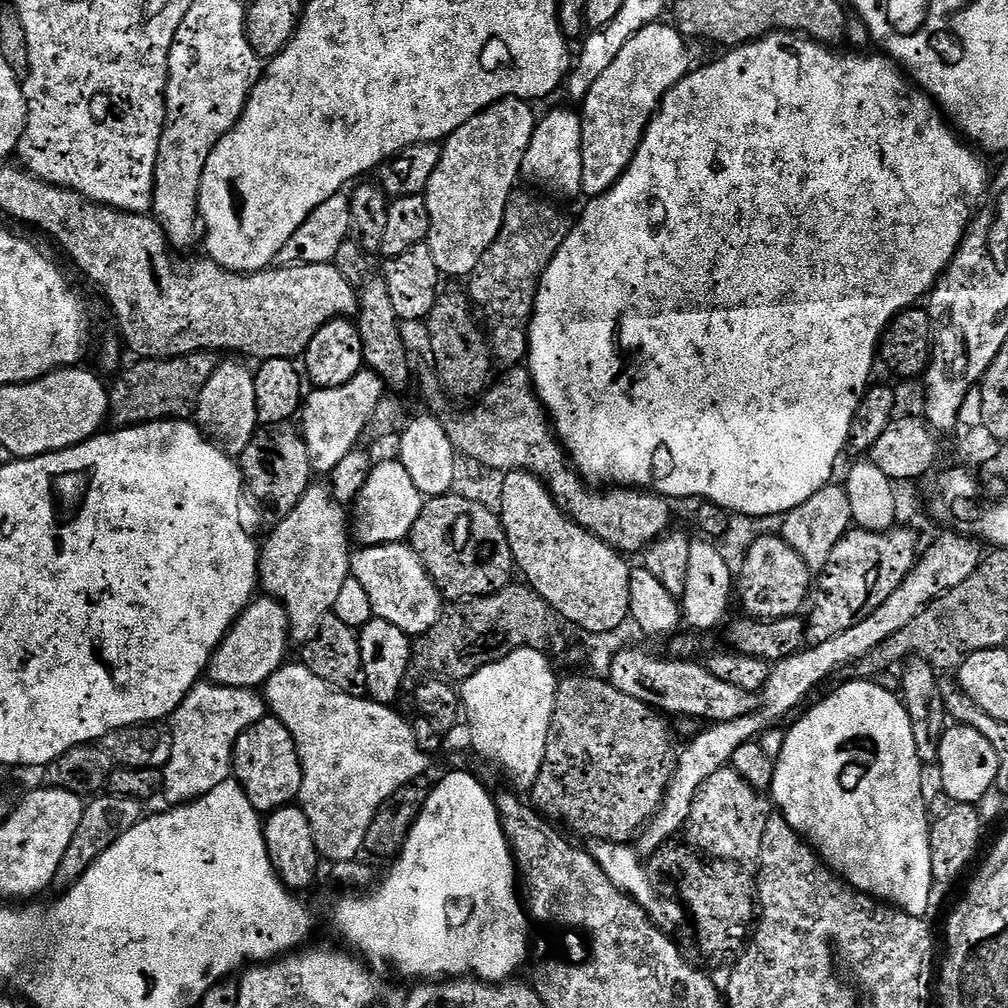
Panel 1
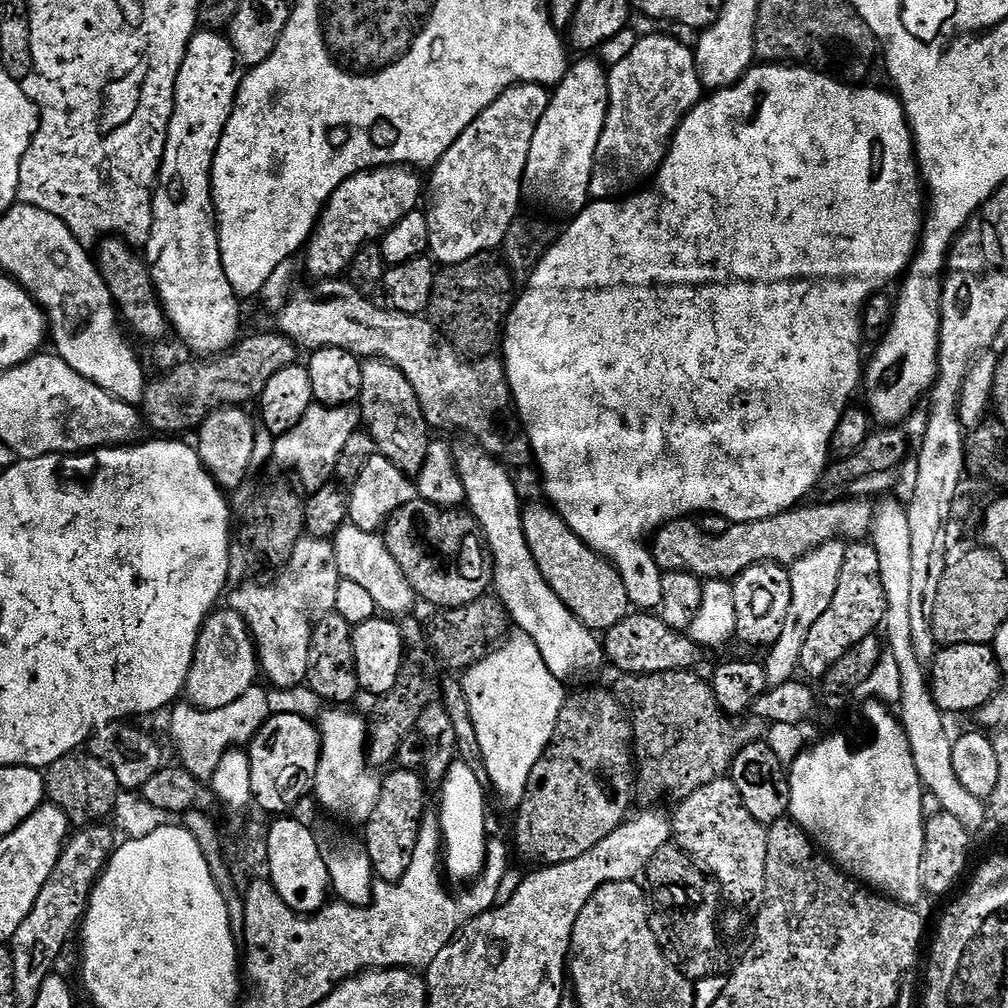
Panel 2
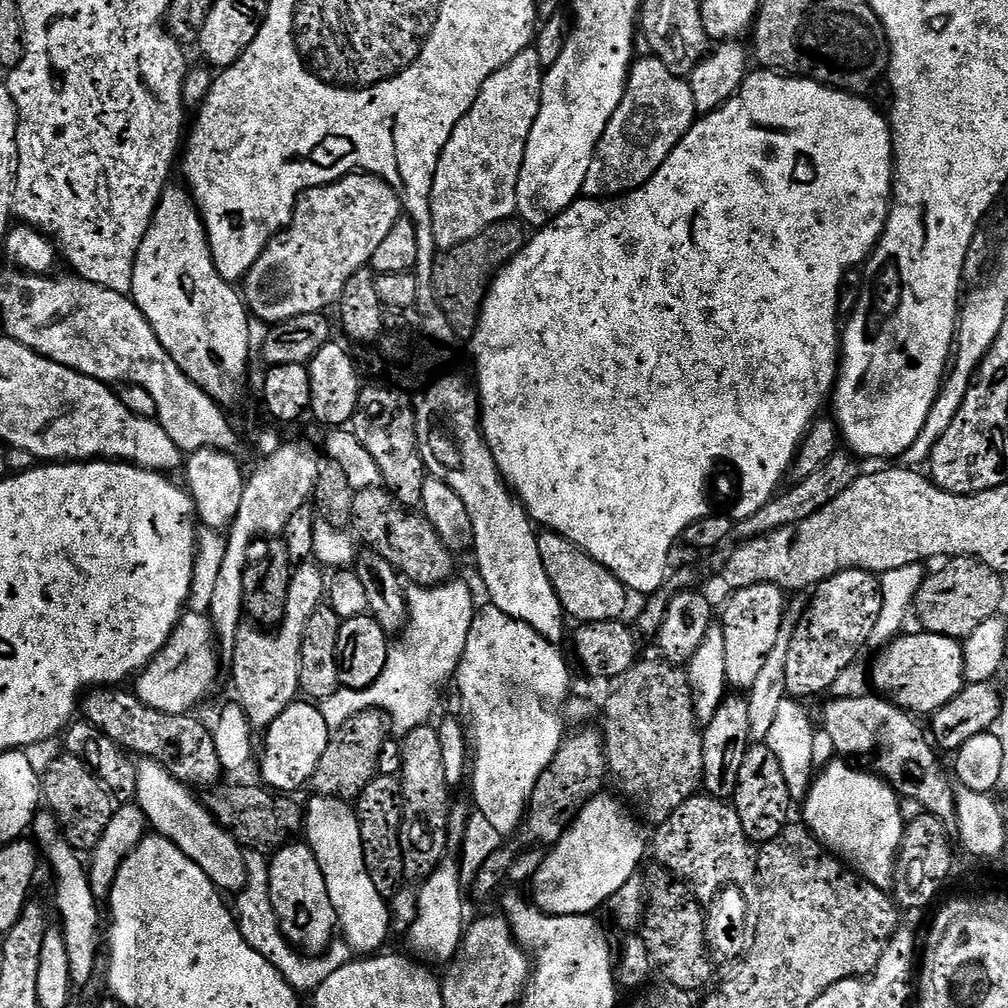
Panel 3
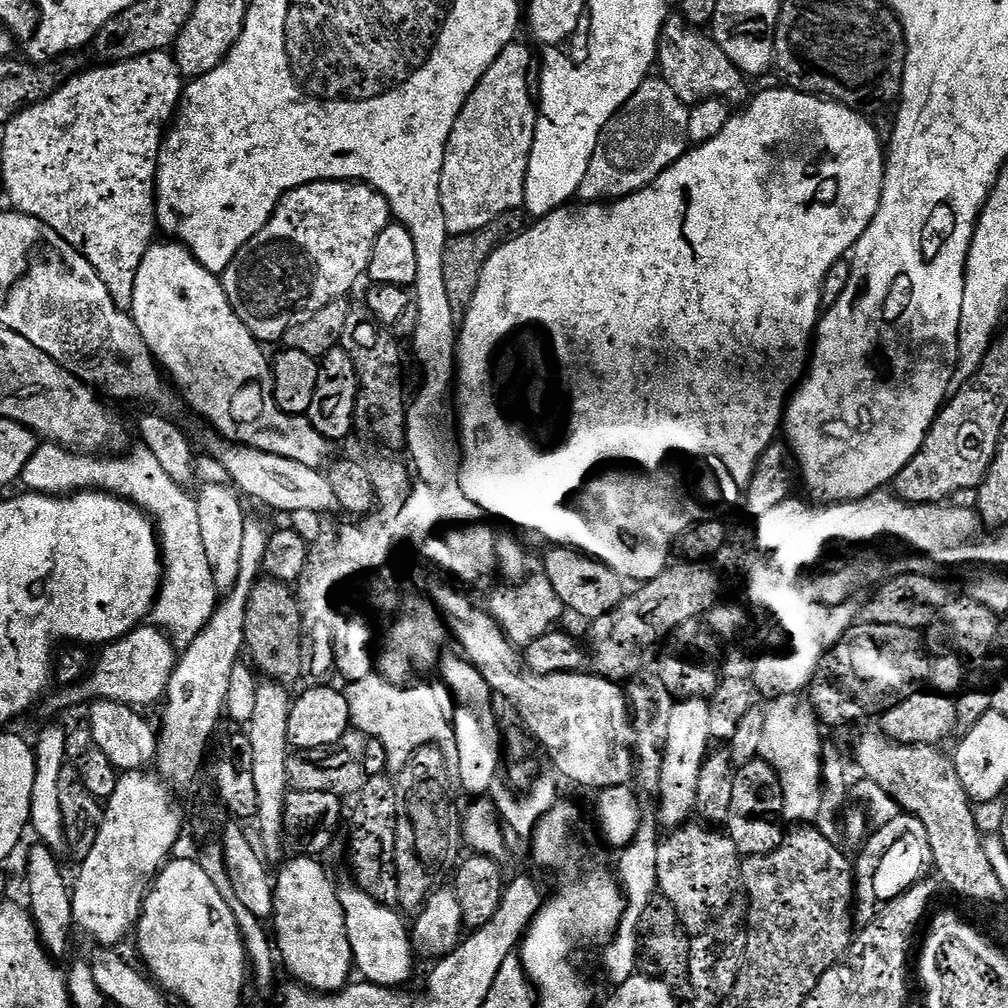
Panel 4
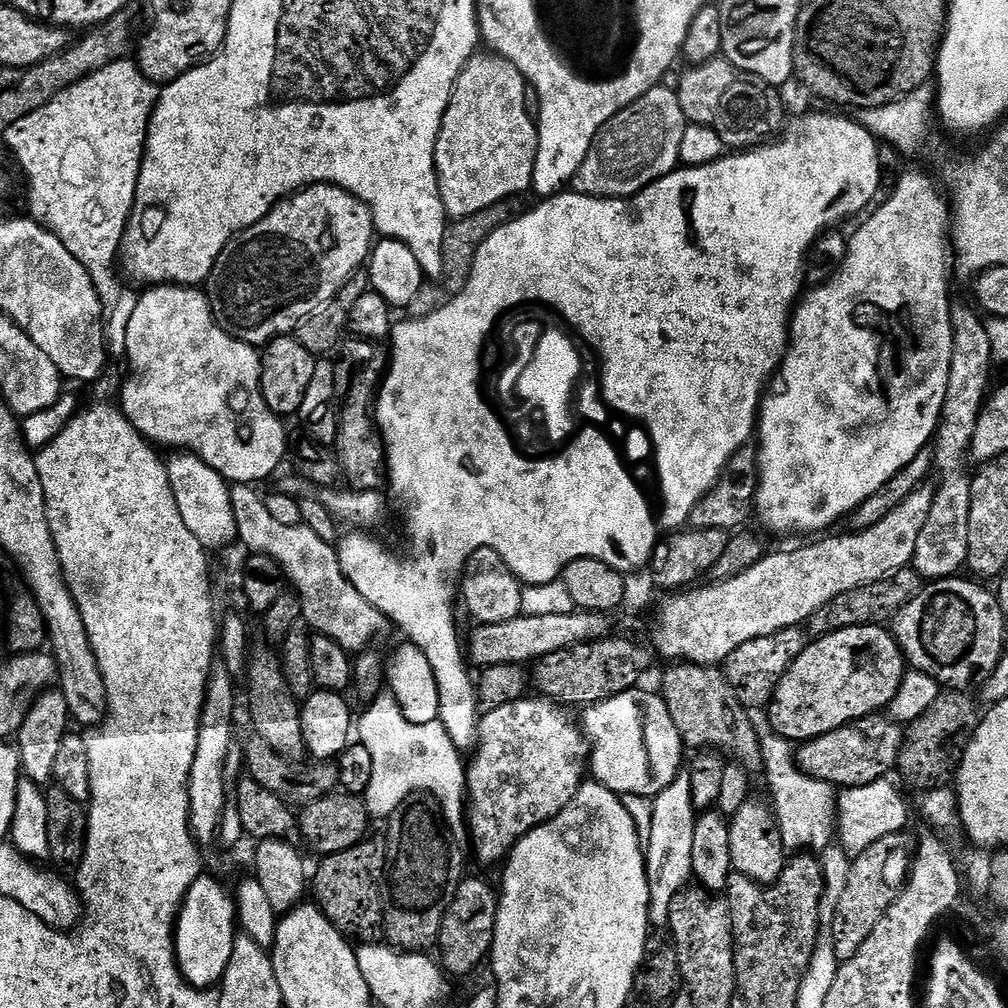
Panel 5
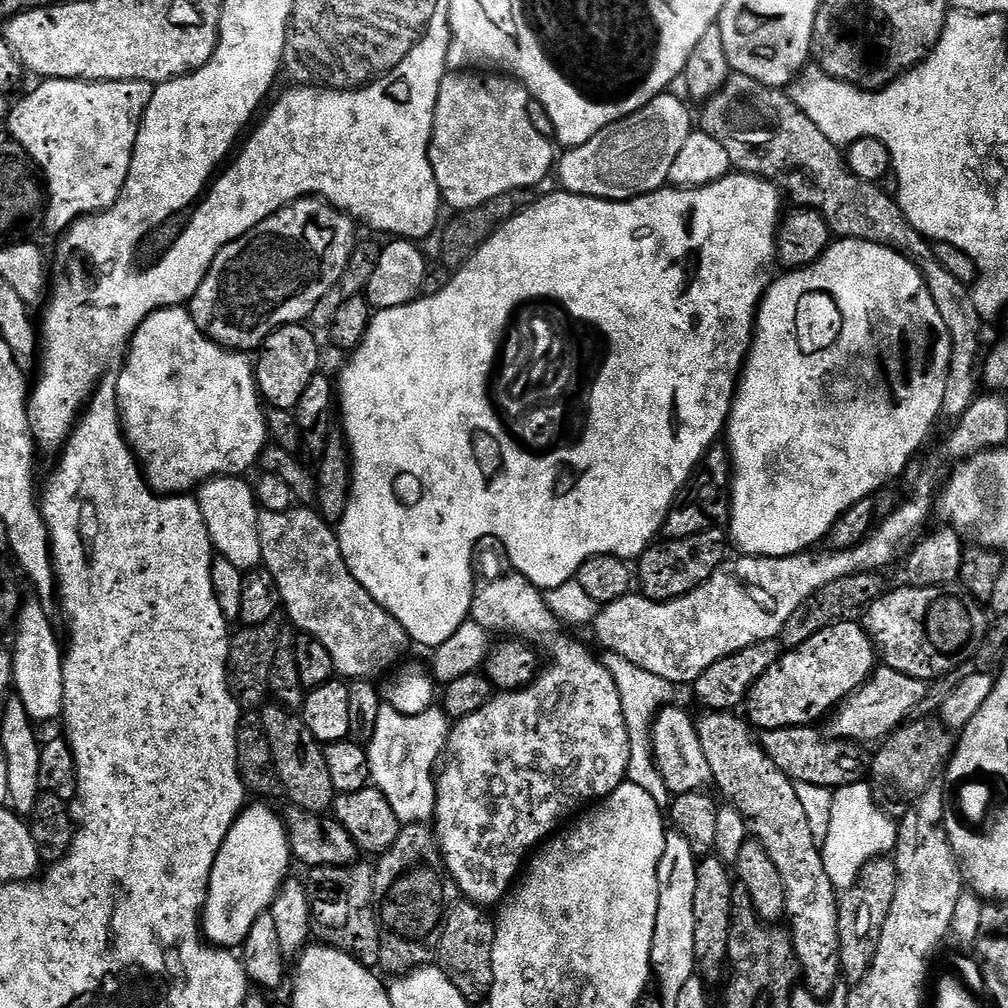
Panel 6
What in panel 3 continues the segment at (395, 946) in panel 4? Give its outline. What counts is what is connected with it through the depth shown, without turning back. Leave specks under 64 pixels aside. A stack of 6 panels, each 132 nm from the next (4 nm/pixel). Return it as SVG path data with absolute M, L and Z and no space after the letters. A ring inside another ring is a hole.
M313 795L311 799L306 804L304 813L306 843L318 858L318 866L322 866L326 890L336 911L339 931L353 953L379 953L383 949L380 947L388 940L388 927L393 926L394 916L390 911L389 901L378 894L378 886L374 886L366 870L362 830L355 807L336 796Z

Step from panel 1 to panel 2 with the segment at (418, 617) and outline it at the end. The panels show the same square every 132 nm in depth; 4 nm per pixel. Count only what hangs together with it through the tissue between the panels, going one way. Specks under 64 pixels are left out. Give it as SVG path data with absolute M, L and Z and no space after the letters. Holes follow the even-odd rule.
M346 522L331 538L334 562L341 577L350 582L358 582L365 590L370 590L377 609L392 618L400 618L411 613L412 603L417 603L416 592L410 586L406 574L394 562L394 554L386 546L383 535L366 530L358 530L351 522Z

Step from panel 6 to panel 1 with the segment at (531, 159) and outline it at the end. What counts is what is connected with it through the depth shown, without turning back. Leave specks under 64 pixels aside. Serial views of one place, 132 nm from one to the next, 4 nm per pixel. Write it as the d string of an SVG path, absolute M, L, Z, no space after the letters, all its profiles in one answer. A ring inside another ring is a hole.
M499 100L443 141L440 161L422 195L426 210L430 210L430 234L426 243L445 277L471 277L482 254L498 238L538 123L538 115L532 108L535 107L527 100Z

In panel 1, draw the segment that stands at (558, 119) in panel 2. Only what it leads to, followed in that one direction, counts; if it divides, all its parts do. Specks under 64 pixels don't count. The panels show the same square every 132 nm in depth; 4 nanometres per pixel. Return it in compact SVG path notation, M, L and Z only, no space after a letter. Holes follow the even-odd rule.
M556 108L548 117L536 125L522 169L523 179L529 180L541 193L552 196L580 196L583 193L582 172L584 170L584 145L586 143L586 124L581 113L567 112Z

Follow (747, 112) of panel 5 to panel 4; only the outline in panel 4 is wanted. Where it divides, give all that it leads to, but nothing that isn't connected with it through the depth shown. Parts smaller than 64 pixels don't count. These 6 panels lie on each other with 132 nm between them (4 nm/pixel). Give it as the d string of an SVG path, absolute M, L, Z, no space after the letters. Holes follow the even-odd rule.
M679 14L669 16L660 31L658 72L668 83L670 90L678 94L680 101L689 106L713 98L719 98L725 102L740 99L743 101L749 95L749 81L740 68L734 66L730 58L726 58L722 46L718 46L716 39L707 31L689 24Z

